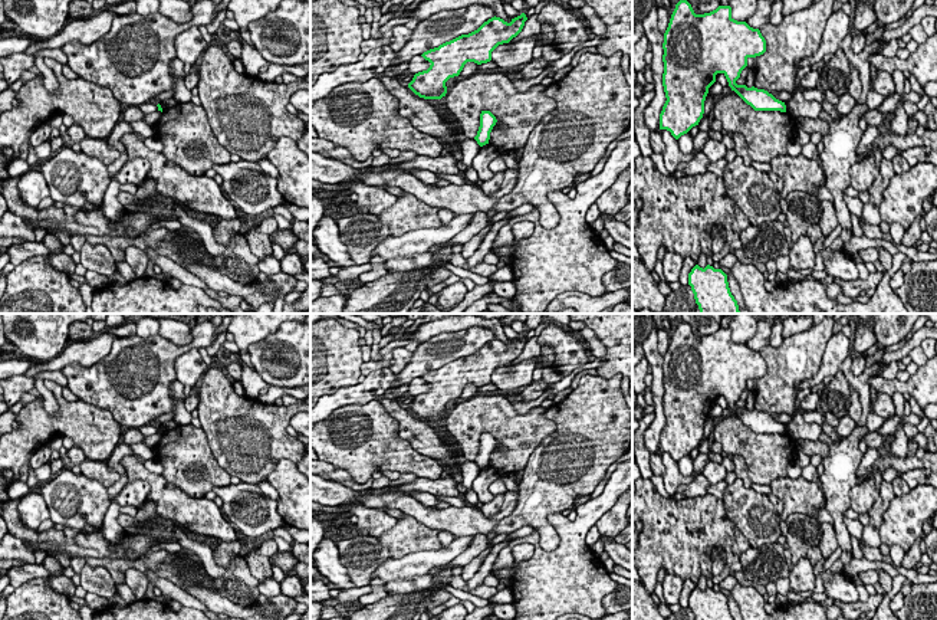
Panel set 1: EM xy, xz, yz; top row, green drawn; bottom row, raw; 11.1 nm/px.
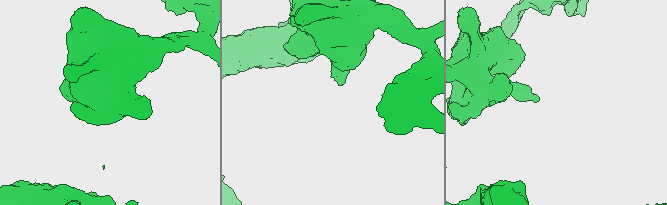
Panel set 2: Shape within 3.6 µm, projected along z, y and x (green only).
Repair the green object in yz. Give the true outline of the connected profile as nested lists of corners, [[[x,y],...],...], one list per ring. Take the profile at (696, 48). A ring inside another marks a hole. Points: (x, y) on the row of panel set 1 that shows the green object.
[[[680,0],[664,33],[663,49],[667,101],[660,129],[670,131],[675,140],[698,125],[717,73],[723,73],[731,91],[754,111],[786,112],[785,102],[767,91],[736,83],[747,59],[766,52],[766,40],[759,29],[734,20],[730,6],[696,14],[687,0]]]

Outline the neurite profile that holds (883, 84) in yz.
[[[880,70],[871,81],[871,91],[884,95],[885,98],[895,94],[895,82],[891,73]]]

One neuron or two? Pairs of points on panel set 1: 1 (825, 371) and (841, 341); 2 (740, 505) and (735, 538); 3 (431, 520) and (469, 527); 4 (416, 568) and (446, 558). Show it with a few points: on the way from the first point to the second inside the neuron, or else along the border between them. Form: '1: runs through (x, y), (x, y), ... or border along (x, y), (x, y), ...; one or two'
1: runs through (829, 364), (838, 348); one
2: border along (722, 499), (727, 518), (750, 545); two
3: runs through (440, 520), (460, 521); one
4: runs through (423, 561), (439, 558); one

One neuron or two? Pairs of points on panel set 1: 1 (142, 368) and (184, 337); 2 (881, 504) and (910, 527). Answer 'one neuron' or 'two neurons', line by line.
1: two neurons
2: two neurons

